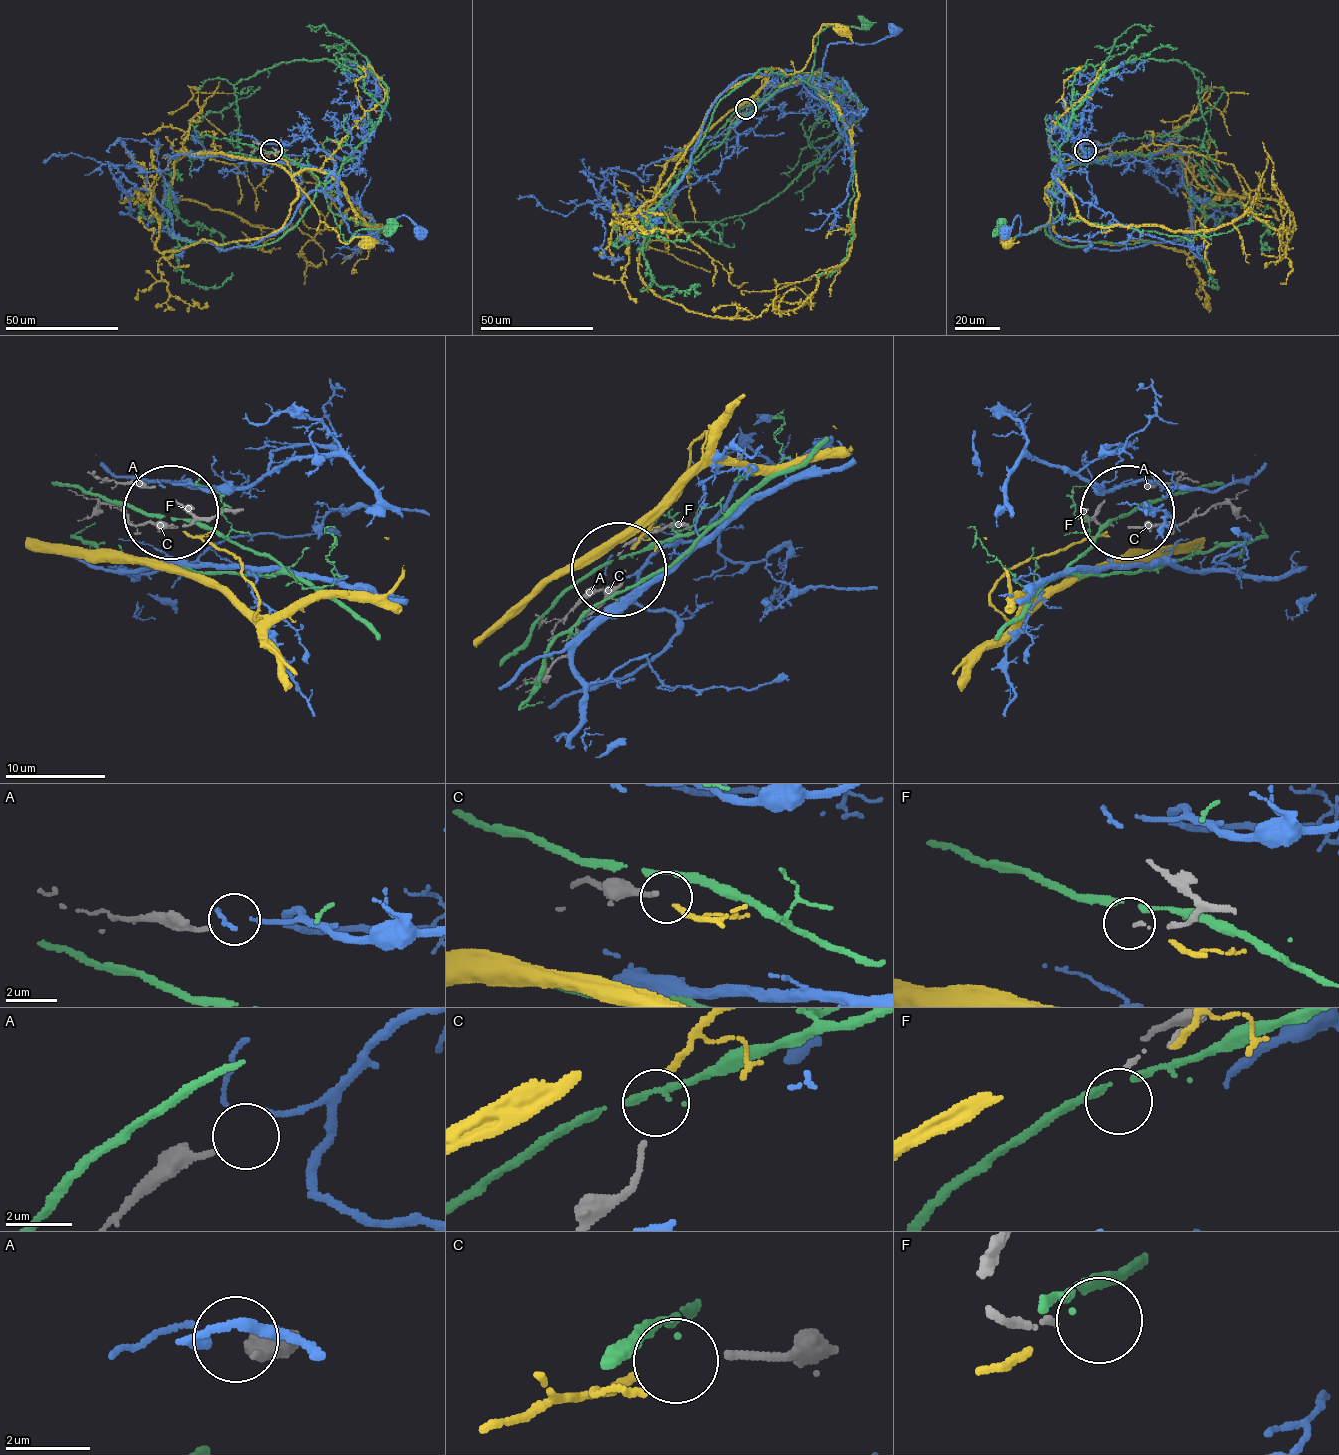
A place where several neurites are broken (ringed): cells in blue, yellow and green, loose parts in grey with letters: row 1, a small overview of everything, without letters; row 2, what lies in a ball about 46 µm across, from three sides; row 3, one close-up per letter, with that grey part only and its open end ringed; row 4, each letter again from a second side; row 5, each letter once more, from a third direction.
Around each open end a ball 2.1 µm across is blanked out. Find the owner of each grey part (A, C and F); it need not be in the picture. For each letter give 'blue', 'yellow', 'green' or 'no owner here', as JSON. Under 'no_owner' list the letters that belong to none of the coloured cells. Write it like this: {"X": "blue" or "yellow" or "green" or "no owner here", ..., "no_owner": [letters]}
{"A": "blue", "C": "yellow", "F": "no owner here", "no_owner": ["F"]}

